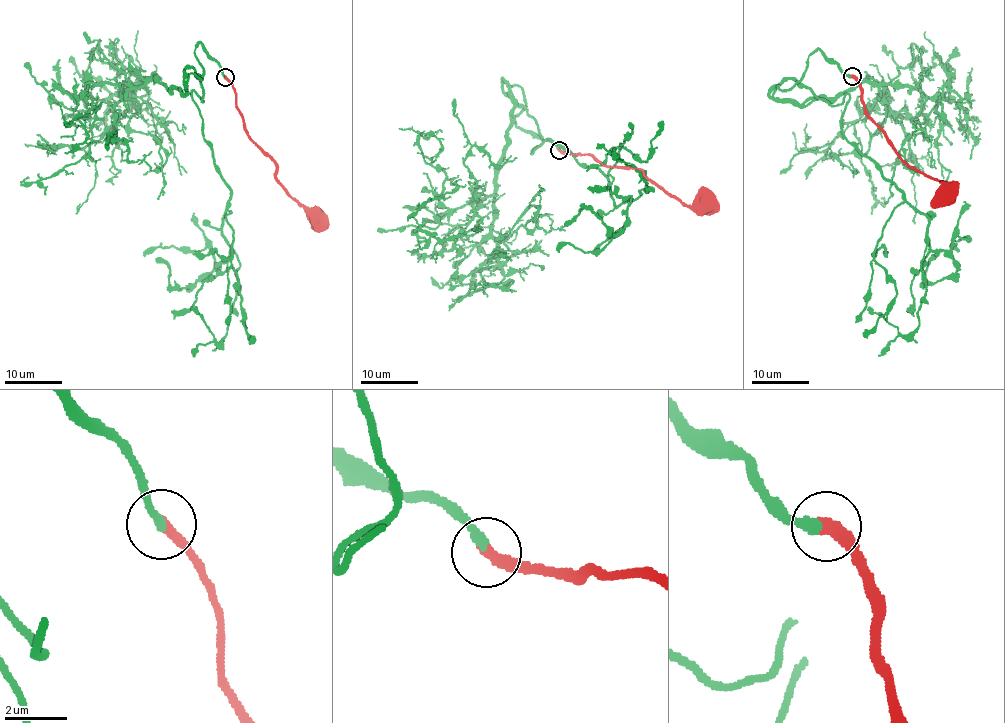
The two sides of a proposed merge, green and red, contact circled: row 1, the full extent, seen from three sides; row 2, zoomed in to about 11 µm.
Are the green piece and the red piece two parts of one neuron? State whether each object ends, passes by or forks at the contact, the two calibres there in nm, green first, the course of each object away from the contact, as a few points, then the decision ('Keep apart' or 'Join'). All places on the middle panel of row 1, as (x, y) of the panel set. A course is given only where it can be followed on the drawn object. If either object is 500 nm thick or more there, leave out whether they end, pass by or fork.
At the ring green ends. At the ring red ends. Thickness 300 nm (green) against 360 nm. Course of green: (559, 149), (518, 126), (504, 83), (531, 152), (548, 139), (596, 167), (617, 206), (647, 192), (599, 144). Course of red: (559, 151), (590, 155), (607, 166), (635, 167), (688, 205), (694, 205), (701, 199), (703, 202). Join

